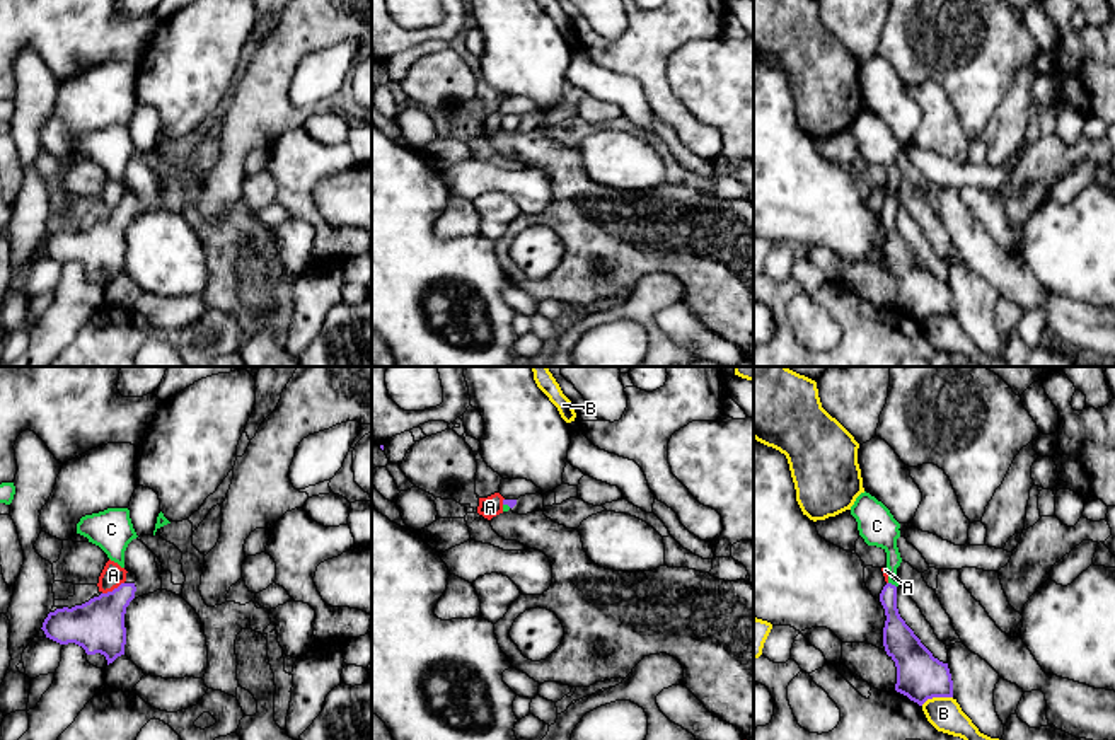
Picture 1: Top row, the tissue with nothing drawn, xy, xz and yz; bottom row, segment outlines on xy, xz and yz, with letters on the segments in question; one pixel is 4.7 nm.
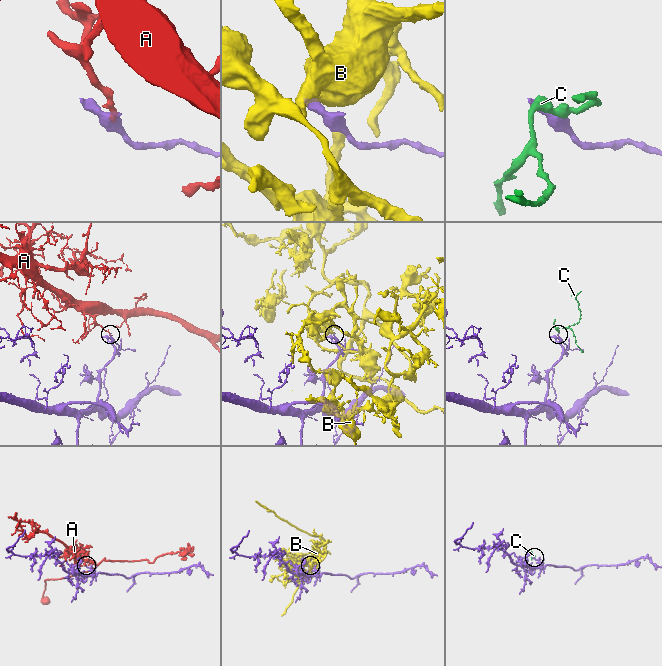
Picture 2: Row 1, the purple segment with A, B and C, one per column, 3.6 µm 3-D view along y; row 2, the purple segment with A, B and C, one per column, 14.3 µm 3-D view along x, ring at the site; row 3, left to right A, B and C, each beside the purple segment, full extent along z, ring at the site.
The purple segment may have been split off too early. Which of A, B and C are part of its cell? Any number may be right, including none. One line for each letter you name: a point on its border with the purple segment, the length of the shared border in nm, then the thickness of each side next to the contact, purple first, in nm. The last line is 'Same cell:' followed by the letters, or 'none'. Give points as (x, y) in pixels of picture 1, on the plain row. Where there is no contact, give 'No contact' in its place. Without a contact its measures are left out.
C: Touches purple at yz (890, 202). Shared border 50 nm. Thickness 140 nm (purple) against 140 nm
Same cell: C

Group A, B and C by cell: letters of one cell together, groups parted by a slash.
A / B / C

